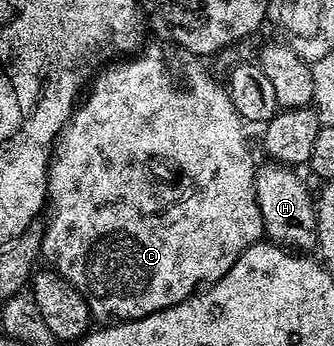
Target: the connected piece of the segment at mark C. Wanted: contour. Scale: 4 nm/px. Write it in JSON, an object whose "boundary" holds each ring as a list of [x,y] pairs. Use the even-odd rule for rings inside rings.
{"boundary":[[[157,42],[151,44],[142,47],[132,58],[126,59],[129,60],[126,64],[121,64],[118,68],[109,68],[98,76],[96,73],[87,95],[78,103],[73,117],[66,122],[65,129],[57,137],[55,155],[49,165],[47,200],[51,208],[53,204],[53,213],[47,217],[41,256],[44,262],[46,260],[49,263],[46,265],[52,271],[67,278],[67,282],[71,282],[71,286],[75,286],[75,290],[83,294],[94,321],[97,322],[142,320],[145,316],[182,304],[206,282],[223,279],[227,270],[235,266],[237,259],[265,236],[263,214],[259,210],[257,191],[253,185],[255,163],[253,164],[253,156],[249,153],[249,144],[245,141],[247,128],[237,115],[228,91],[222,85],[220,88],[207,73],[197,72],[190,78],[189,93],[184,96],[179,89],[173,88],[169,68],[161,57],[162,45]]]}

